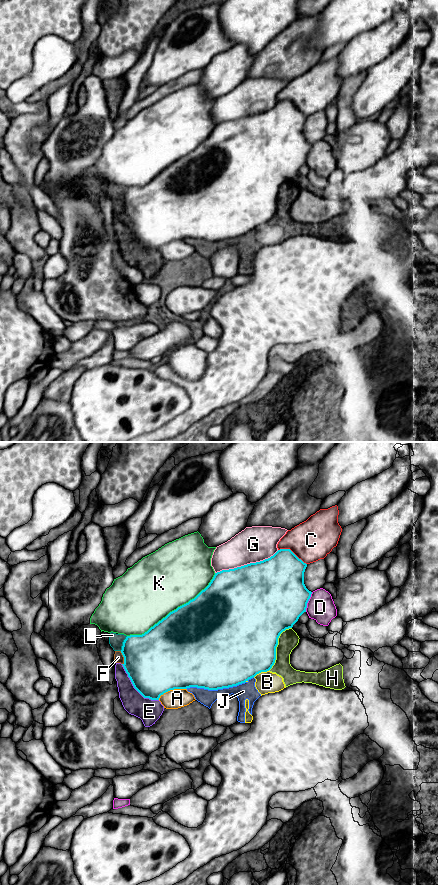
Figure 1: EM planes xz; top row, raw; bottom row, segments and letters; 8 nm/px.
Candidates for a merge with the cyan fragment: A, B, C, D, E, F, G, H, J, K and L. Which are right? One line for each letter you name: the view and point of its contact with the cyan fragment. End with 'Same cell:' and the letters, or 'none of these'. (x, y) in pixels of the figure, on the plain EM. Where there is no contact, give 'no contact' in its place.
Same cell: none of these

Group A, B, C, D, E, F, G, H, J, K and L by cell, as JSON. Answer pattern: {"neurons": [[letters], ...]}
{"neurons": [["A"], ["B", "F", "H", "J", "L"], ["C"], ["D"], ["E"], ["G"], ["K"]]}

